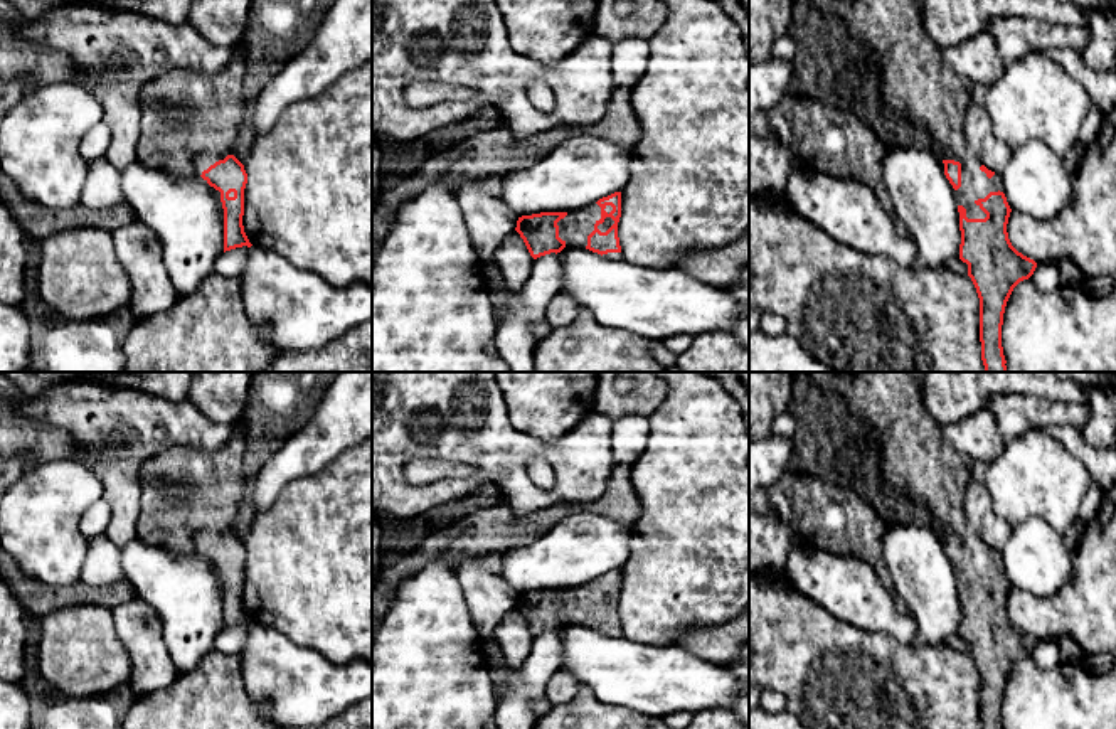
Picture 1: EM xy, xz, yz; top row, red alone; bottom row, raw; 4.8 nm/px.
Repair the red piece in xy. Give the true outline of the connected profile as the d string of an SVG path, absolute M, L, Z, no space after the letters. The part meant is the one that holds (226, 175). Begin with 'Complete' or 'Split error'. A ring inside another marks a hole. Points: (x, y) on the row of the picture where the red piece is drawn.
Split error. M244 42L234 45L236 56L215 74L167 72L141 91L148 96L168 96L189 106L192 113L183 128L165 123L151 106L143 111L136 160L175 177L202 177L214 187L224 209L224 253L252 244L244 226L244 189L247 173L232 155L242 121L249 114L252 86Z

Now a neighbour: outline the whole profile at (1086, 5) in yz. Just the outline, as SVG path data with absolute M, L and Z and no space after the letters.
M1057 0L1067 5L1081 7L1082 10L1116 10L1116 0Z

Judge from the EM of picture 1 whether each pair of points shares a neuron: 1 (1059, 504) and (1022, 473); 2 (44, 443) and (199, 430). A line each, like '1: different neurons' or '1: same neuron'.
1: same neuron
2: different neurons

